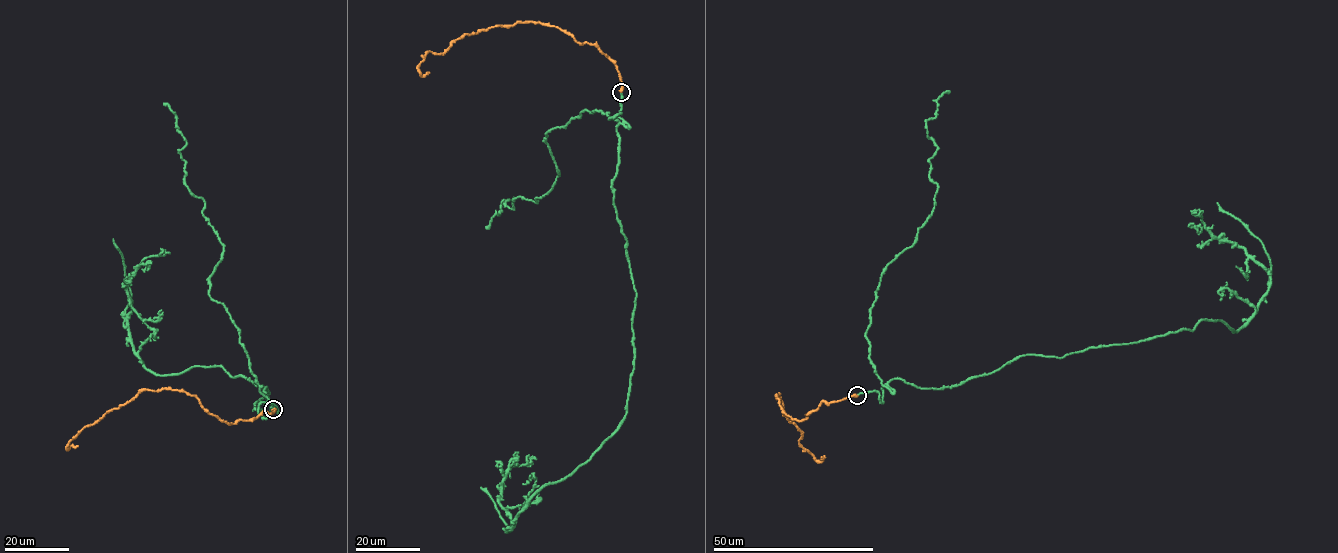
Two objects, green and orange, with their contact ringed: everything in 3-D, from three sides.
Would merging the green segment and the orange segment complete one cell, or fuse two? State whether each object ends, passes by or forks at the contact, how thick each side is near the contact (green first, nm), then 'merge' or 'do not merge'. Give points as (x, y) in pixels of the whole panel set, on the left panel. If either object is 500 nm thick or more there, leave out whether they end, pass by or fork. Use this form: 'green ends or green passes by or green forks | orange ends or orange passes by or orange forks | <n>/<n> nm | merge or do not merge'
green ends | orange ends | 200/480 nm | merge

